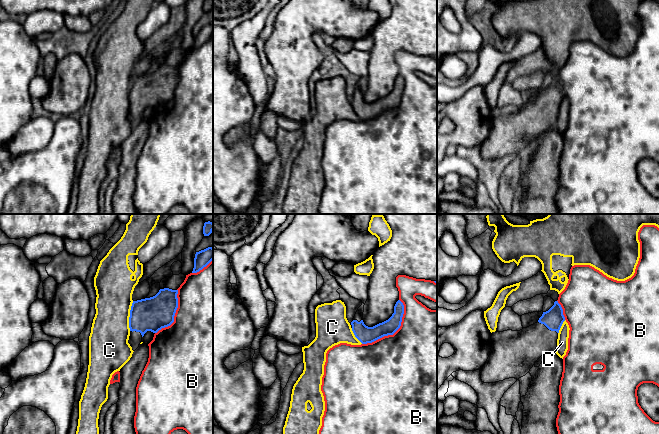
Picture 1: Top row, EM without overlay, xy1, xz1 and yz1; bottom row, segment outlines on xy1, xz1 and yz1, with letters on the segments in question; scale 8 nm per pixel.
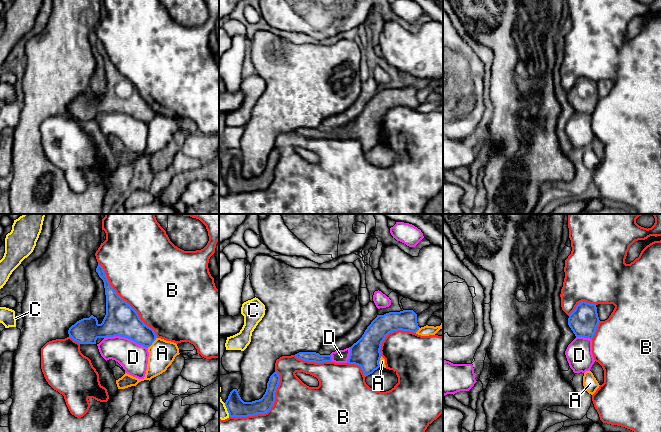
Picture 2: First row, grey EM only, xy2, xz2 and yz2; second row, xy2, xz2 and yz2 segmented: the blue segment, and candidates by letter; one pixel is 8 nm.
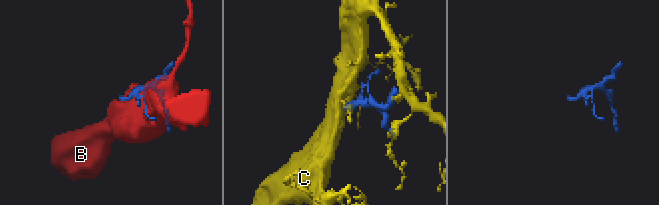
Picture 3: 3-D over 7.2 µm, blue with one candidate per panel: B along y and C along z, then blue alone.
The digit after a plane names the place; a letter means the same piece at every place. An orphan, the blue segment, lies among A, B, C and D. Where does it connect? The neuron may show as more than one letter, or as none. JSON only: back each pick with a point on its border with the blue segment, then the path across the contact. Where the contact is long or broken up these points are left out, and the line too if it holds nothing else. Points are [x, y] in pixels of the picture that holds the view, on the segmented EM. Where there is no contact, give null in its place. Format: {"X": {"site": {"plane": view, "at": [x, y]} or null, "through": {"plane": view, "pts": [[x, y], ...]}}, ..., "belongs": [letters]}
{"belongs": []}

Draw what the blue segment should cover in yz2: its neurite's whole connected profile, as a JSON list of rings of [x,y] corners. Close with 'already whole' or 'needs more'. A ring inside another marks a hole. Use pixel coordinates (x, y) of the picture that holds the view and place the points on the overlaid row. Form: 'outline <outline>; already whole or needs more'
outline [[[585,301],[578,303],[568,318],[568,325],[575,336],[589,339],[595,335],[599,322],[596,305]]]; already whole

